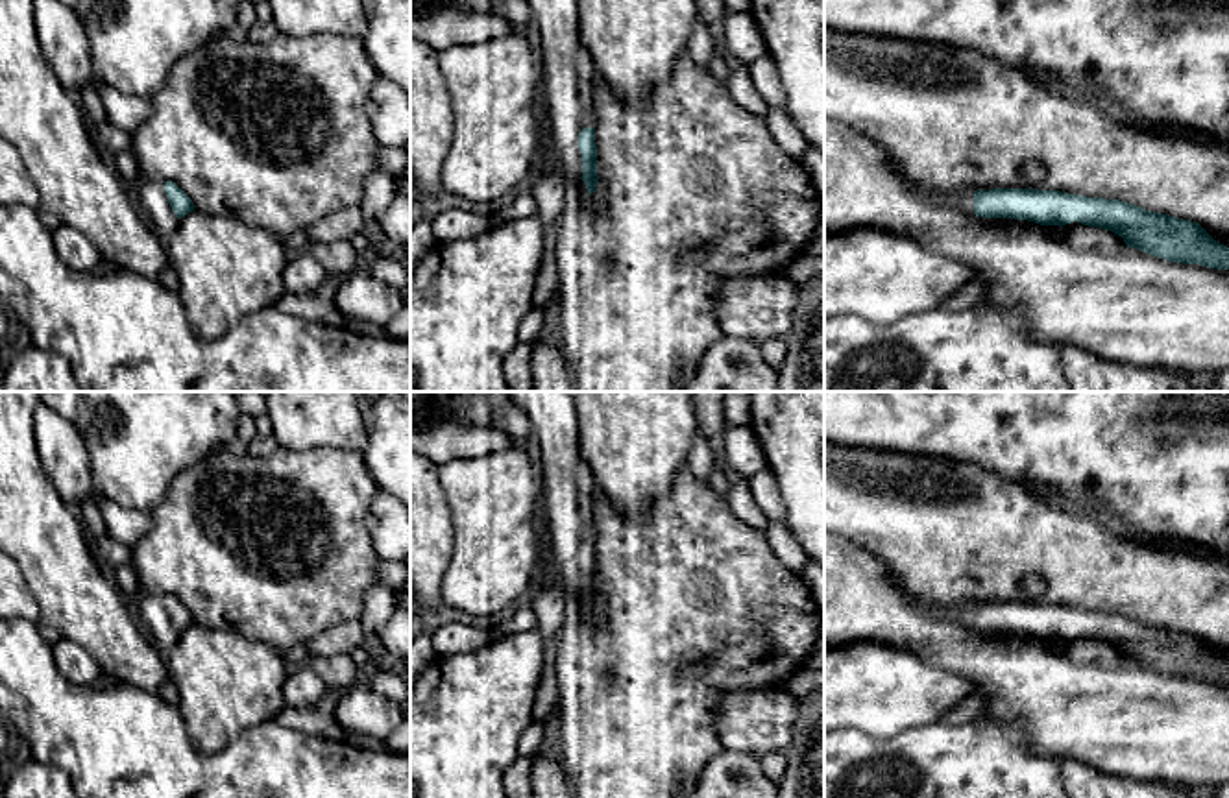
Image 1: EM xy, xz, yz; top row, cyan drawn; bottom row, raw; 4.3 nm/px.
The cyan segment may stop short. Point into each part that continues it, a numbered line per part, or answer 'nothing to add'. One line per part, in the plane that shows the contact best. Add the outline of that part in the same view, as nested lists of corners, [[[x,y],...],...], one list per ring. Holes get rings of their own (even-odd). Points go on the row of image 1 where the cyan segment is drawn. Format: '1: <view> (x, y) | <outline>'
1: xz (568, 72) | [[[527,0],[538,20],[543,94],[566,185],[582,179],[578,133],[595,127],[595,66],[578,37],[577,0]]]

